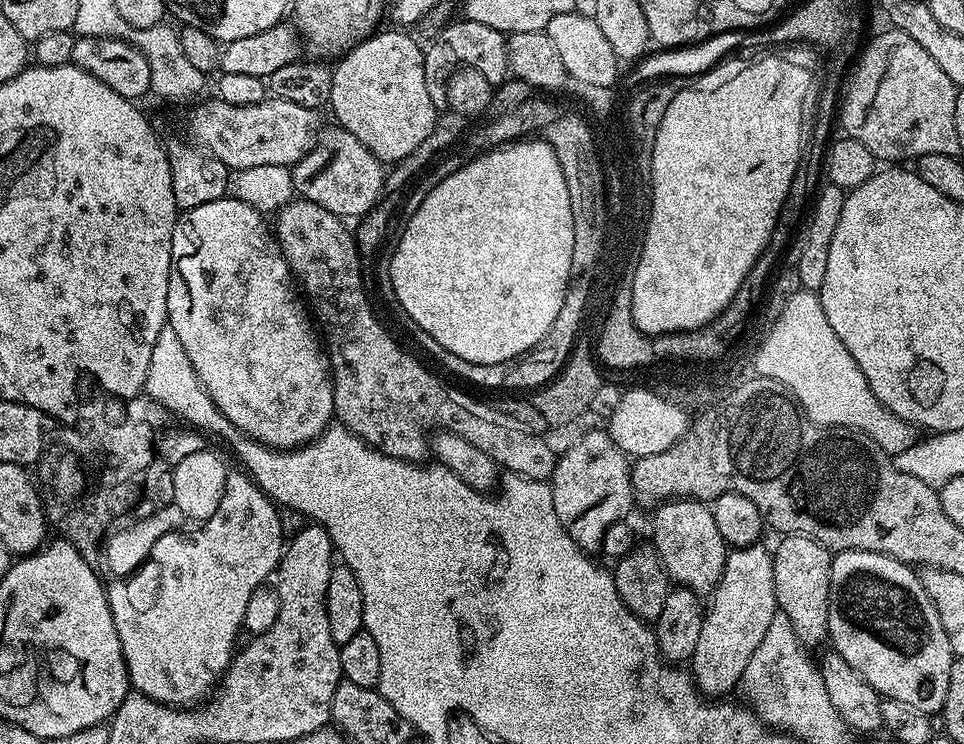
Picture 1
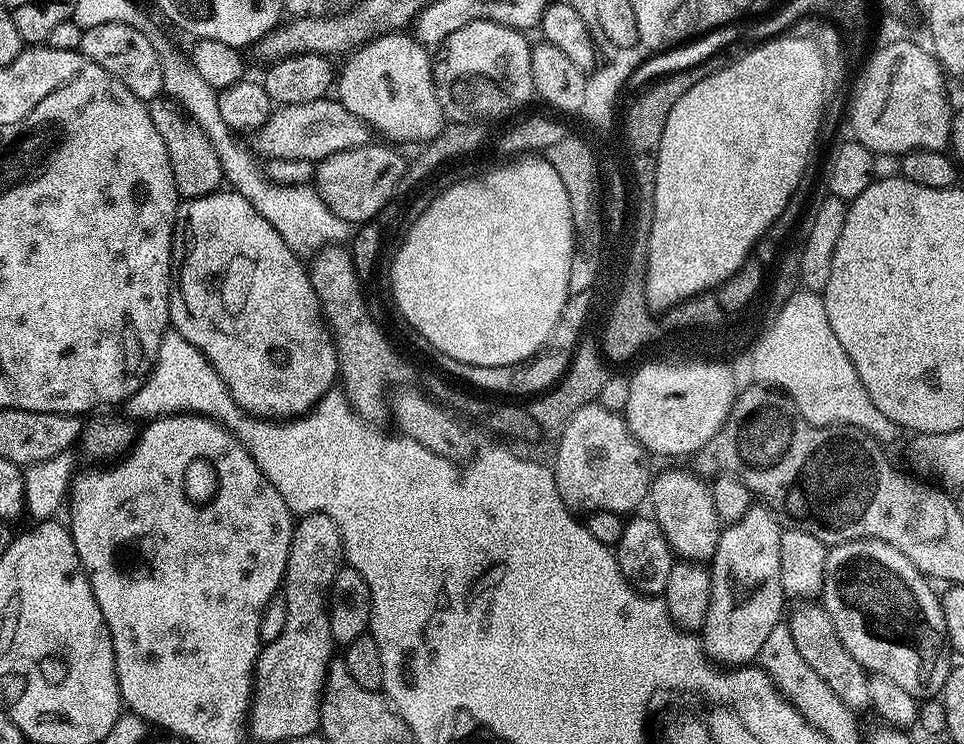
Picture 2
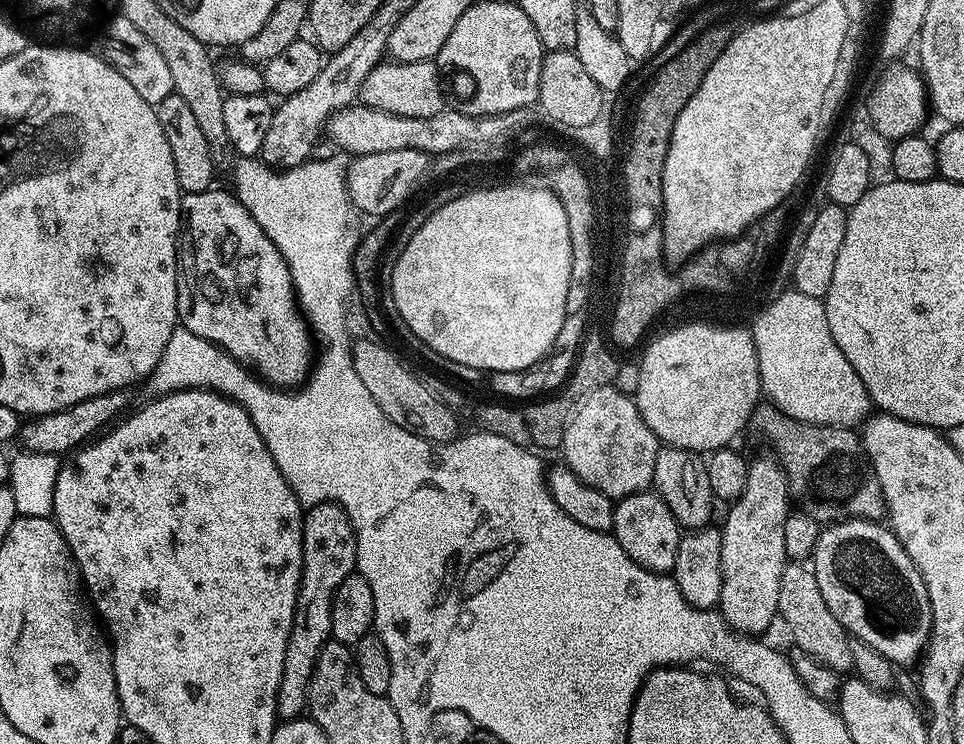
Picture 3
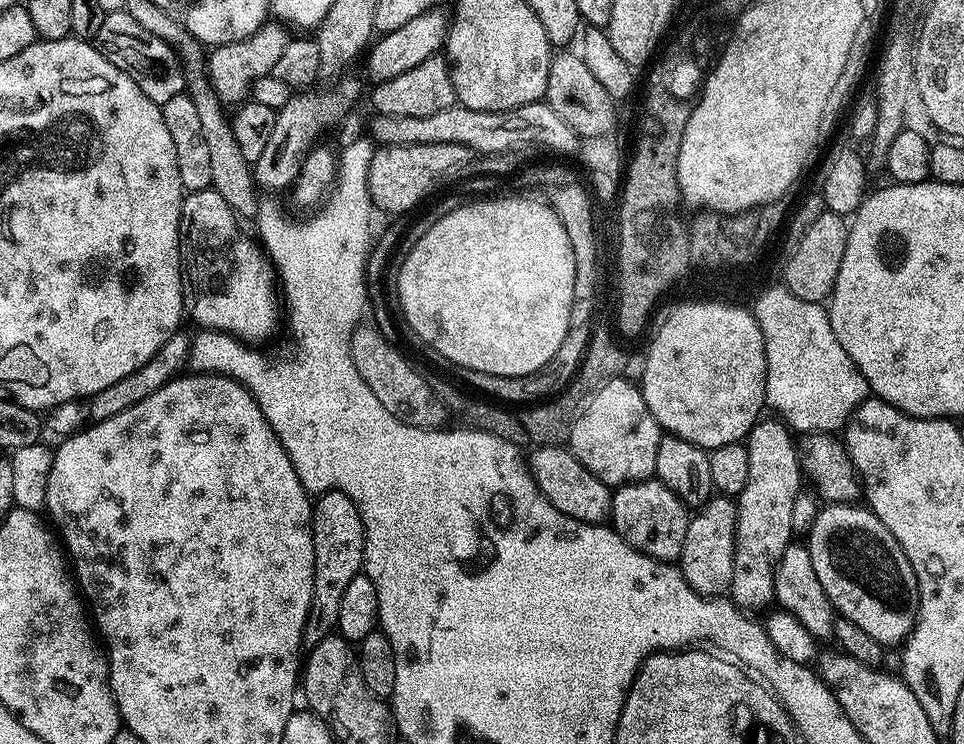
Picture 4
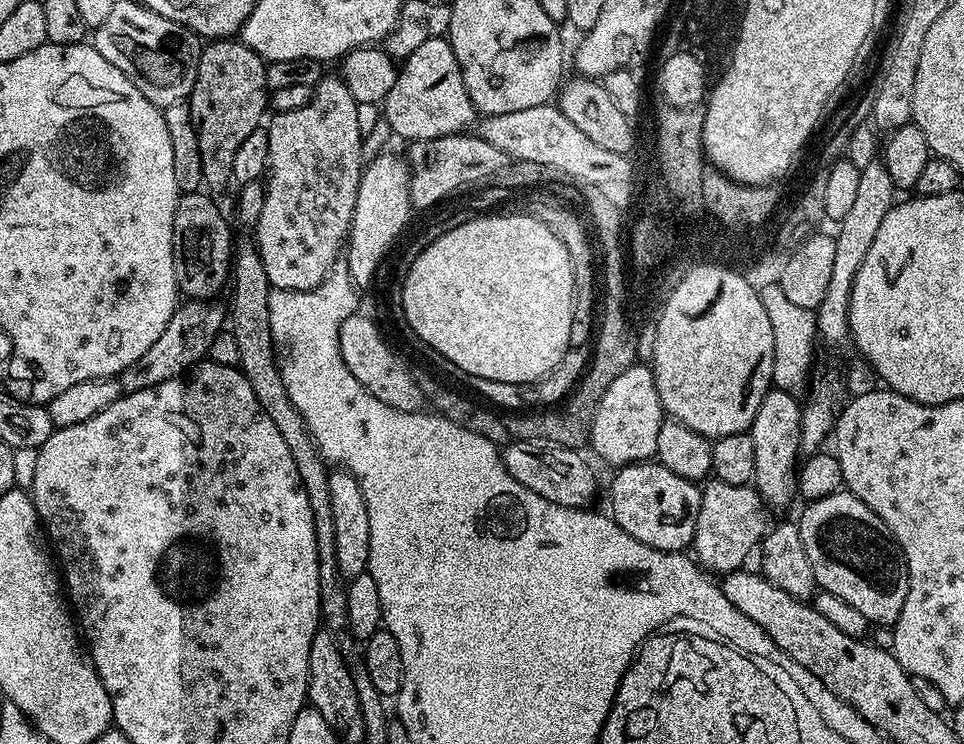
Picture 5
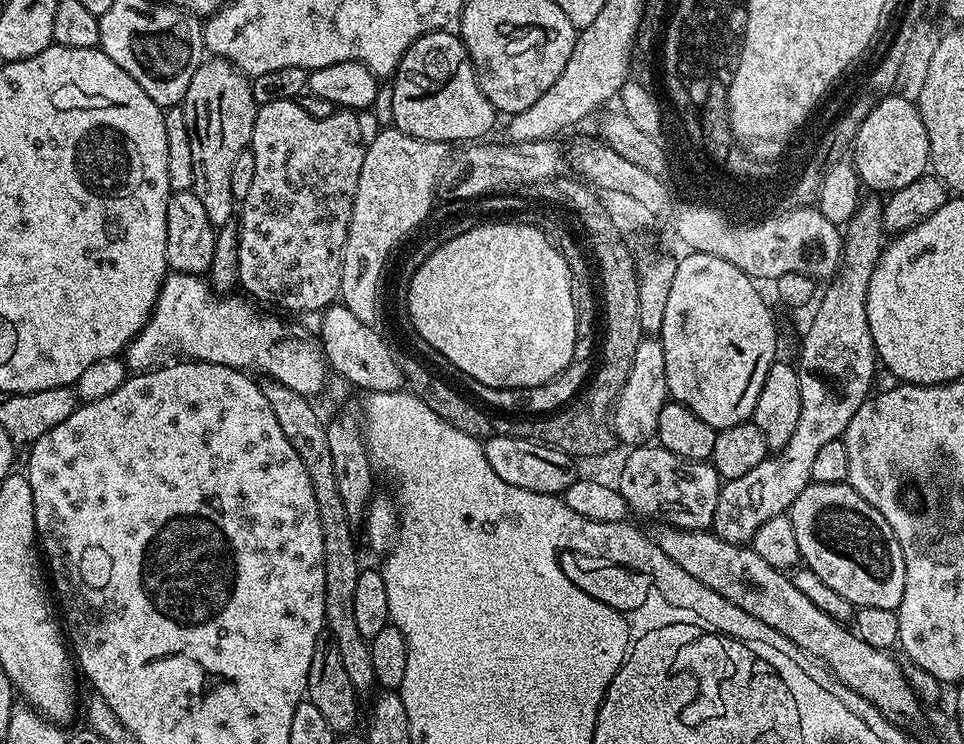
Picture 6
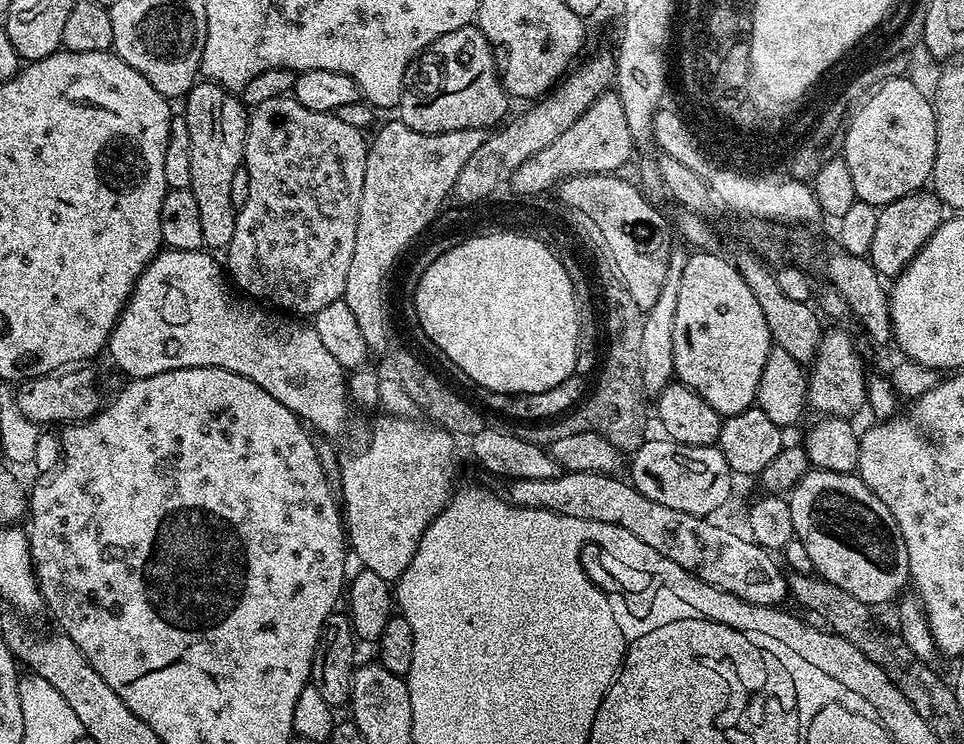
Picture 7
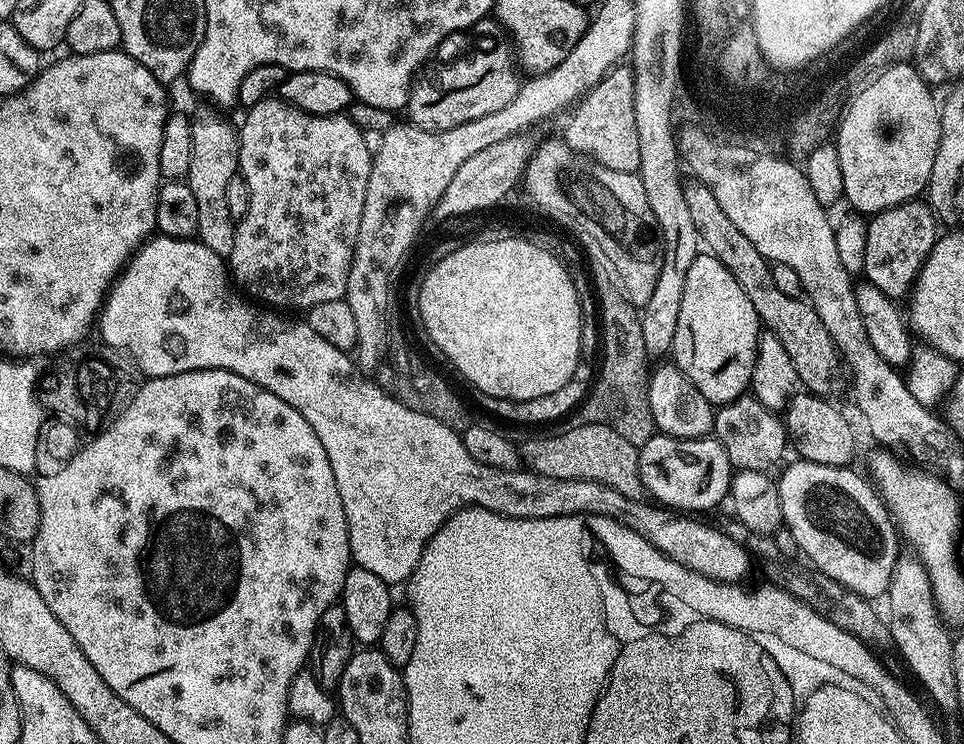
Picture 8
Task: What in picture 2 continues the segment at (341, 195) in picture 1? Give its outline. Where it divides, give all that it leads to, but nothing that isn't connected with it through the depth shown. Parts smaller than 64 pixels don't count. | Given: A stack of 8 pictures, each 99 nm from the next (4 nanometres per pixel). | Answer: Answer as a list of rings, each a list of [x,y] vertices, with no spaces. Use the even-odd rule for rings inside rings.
[[[369,142],[361,148],[354,150],[342,150],[338,154],[330,154],[325,160],[319,161],[314,168],[314,187],[316,193],[326,202],[326,206],[338,218],[342,218],[349,226],[359,226],[376,217],[384,207],[397,195],[396,187],[401,187],[406,171],[406,156],[395,147],[387,143]]]

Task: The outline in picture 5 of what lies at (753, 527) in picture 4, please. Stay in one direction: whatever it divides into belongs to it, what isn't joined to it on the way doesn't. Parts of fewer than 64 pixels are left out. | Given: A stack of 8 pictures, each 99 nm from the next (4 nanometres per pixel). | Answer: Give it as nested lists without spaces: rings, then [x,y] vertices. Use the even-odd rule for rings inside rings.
[[[778,387],[769,388],[758,406],[758,414],[754,414],[754,422],[750,429],[750,435],[754,442],[754,487],[769,509],[788,508],[798,496],[798,461],[801,459],[800,451],[800,427],[802,426],[802,414],[800,413],[801,401],[791,392],[784,392]]]

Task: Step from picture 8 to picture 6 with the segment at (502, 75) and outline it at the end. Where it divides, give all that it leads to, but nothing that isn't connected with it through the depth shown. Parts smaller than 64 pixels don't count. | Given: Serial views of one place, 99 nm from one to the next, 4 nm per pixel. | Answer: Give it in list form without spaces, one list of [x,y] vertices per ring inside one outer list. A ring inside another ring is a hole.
[[[455,31],[419,36],[401,58],[392,82],[392,124],[399,132],[419,140],[433,140],[445,146],[451,146],[455,140],[480,142],[498,119],[496,109],[482,94],[472,59]]]

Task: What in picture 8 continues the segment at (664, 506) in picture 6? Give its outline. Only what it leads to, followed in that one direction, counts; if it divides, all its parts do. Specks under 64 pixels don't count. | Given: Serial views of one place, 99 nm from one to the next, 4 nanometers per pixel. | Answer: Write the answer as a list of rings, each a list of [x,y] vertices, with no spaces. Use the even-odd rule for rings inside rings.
[[[653,434],[638,451],[640,476],[644,480],[647,495],[653,496],[653,501],[684,514],[698,514],[694,512],[704,512],[715,504],[725,503],[734,469],[719,440],[683,440]]]

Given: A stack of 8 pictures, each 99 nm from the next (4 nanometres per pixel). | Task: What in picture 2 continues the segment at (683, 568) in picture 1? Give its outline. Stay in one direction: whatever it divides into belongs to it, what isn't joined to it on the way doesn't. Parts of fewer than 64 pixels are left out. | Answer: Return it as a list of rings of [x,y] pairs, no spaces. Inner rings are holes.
[[[684,468],[657,471],[652,477],[647,503],[652,504],[651,515],[656,517],[658,526],[662,526],[662,534],[666,534],[666,542],[680,560],[708,562],[716,552],[722,521],[718,510],[714,510],[711,487],[695,471],[692,472],[687,472]]]

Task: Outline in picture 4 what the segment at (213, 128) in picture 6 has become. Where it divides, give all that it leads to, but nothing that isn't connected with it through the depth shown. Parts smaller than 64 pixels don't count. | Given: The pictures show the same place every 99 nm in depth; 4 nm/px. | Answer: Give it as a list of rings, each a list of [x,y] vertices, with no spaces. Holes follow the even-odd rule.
[[[268,22],[254,34],[238,42],[217,44],[207,53],[206,75],[217,99],[228,106],[236,106],[249,99],[256,80],[270,76],[274,70],[274,62],[278,62],[282,50],[286,50],[290,38],[283,31],[285,32],[285,29],[277,23]]]

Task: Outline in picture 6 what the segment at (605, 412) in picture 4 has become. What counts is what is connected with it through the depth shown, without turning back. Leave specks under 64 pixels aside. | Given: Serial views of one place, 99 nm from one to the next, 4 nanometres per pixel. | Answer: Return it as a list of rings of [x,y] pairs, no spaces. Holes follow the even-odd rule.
[[[645,338],[638,342],[638,350],[634,354],[634,366],[630,366],[630,374],[626,378],[626,386],[616,396],[616,403],[610,413],[610,427],[619,443],[627,446],[644,446],[656,435],[658,414],[662,414],[662,406],[669,399],[666,386],[666,360],[659,339]]]

